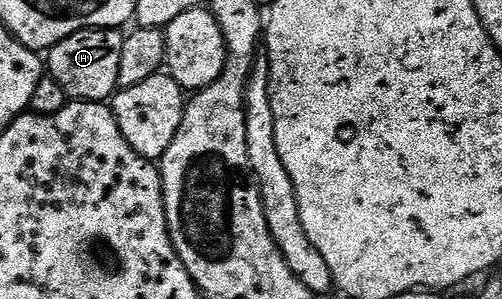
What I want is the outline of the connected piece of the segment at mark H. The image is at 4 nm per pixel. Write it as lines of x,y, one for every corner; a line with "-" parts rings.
82,29
49,50
45,57
46,72
65,87
68,98
110,102
119,89
123,38
124,34
117,29

